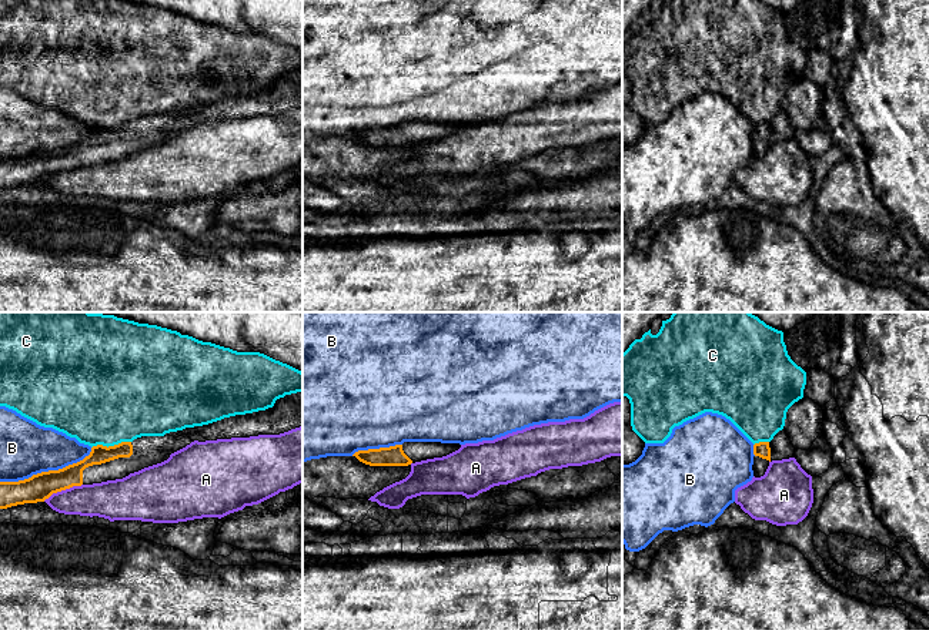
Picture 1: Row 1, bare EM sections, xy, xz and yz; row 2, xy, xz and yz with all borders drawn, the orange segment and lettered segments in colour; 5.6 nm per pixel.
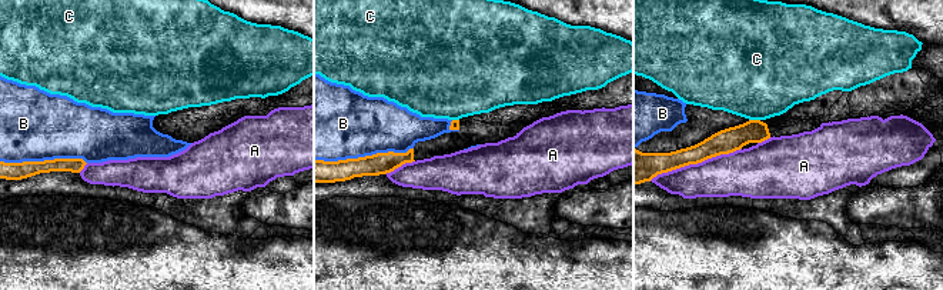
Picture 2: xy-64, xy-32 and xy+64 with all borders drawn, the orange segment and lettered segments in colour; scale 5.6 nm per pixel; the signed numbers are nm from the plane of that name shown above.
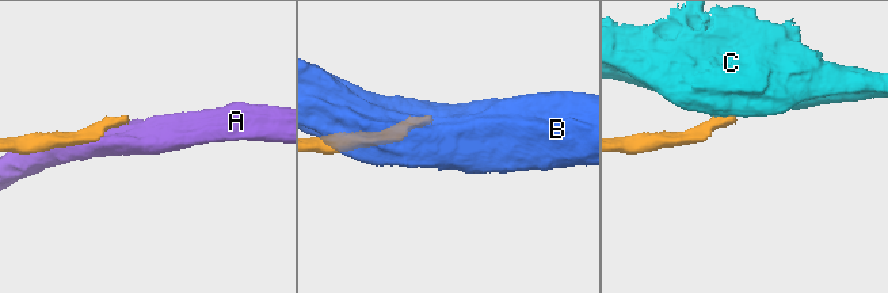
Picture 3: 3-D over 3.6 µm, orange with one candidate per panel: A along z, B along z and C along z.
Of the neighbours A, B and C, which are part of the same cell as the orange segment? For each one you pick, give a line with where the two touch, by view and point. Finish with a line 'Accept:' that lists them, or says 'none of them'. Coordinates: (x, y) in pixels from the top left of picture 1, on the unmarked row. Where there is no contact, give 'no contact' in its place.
Accept: none of them

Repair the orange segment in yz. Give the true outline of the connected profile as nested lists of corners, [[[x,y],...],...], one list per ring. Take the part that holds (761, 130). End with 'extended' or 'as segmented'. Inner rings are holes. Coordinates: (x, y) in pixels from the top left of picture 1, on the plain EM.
[[[759,123],[753,125],[753,157],[761,158],[765,155],[771,143],[771,128],[769,123]]] | extended

